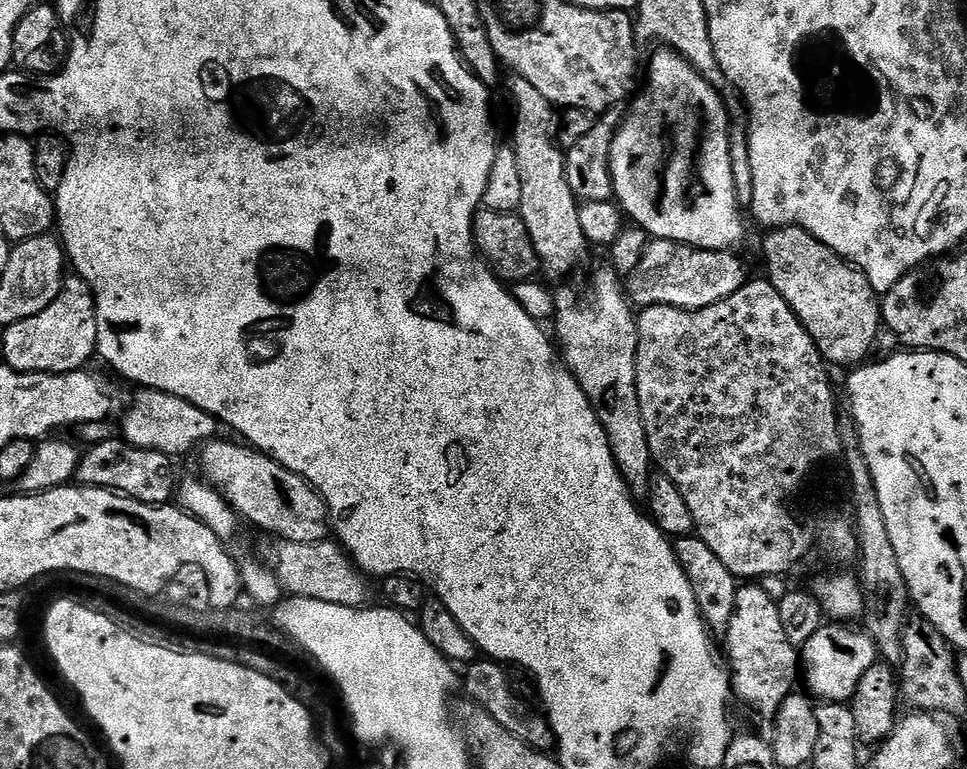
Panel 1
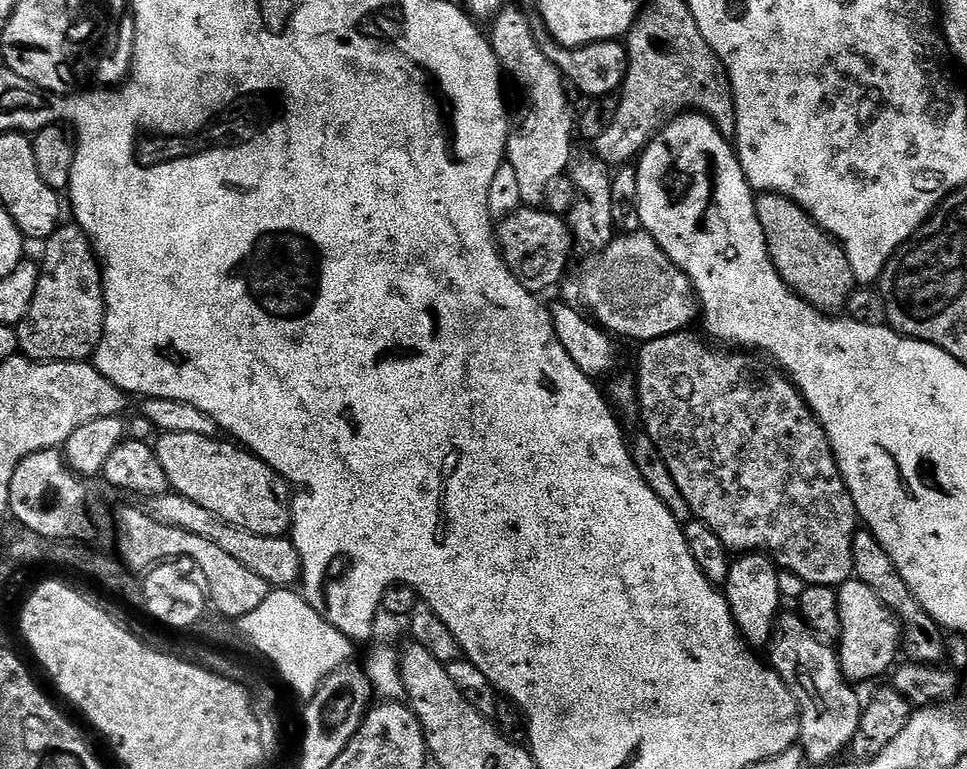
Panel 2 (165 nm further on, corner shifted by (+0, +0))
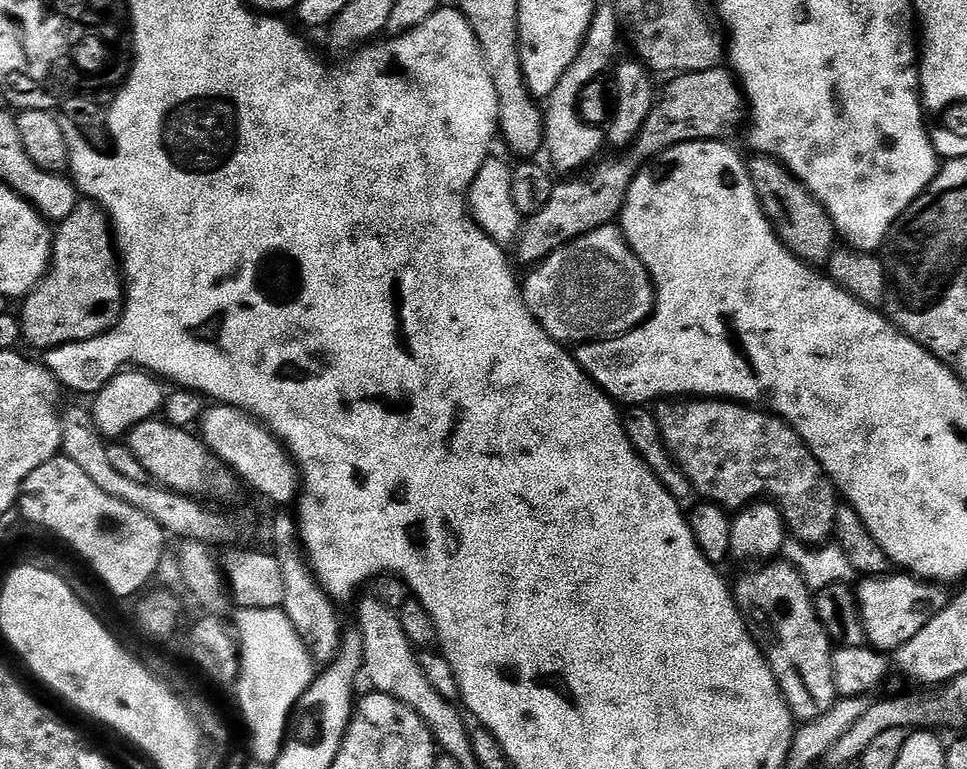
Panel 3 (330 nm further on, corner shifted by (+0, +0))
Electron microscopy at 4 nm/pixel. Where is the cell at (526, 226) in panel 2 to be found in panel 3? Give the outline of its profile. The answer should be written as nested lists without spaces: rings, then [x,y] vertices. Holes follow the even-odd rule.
[[[721,66],[718,68],[711,68],[710,70],[702,70],[701,72],[681,72],[679,74],[673,75],[671,77],[672,80],[668,85],[665,86],[664,89],[659,89],[658,95],[655,97],[652,112],[649,113],[646,118],[644,125],[640,127],[640,131],[636,133],[634,139],[627,145],[626,151],[628,153],[625,154],[621,160],[608,160],[605,164],[597,163],[595,166],[589,167],[587,169],[586,175],[588,175],[588,180],[576,180],[580,178],[564,178],[561,182],[553,183],[552,193],[550,194],[550,198],[546,202],[546,206],[542,206],[542,210],[538,210],[538,214],[534,214],[533,216],[527,217],[523,221],[520,235],[518,239],[515,241],[514,249],[516,248],[516,252],[520,255],[520,260],[524,264],[528,264],[527,266],[539,266],[543,260],[547,258],[550,254],[554,254],[558,249],[563,246],[563,244],[569,244],[570,242],[574,242],[578,238],[582,238],[586,234],[590,234],[594,230],[598,230],[602,226],[606,226],[607,224],[613,223],[619,217],[620,211],[624,208],[624,199],[628,197],[628,187],[632,184],[632,179],[640,172],[641,168],[652,163],[653,160],[656,159],[657,156],[662,155],[663,152],[668,152],[674,146],[678,146],[679,144],[685,144],[686,142],[694,142],[695,140],[723,140],[727,141],[728,136],[732,136],[736,131],[739,130],[740,127],[743,129],[746,124],[746,101],[744,99],[744,93],[733,73],[729,71],[727,67]]]

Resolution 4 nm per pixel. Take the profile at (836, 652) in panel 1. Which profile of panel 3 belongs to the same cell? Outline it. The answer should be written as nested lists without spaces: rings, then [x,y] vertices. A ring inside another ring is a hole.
[[[889,574],[873,576],[859,581],[860,588],[855,589],[856,601],[860,604],[860,617],[864,623],[864,634],[871,647],[885,653],[895,653],[901,648],[930,618],[934,618],[948,604],[950,592],[947,587],[936,582],[919,579],[911,574]]]

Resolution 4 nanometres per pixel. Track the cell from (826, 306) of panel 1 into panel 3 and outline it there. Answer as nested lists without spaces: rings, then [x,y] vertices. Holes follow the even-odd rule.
[[[753,155],[747,161],[748,177],[764,217],[771,222],[781,244],[793,252],[798,259],[813,266],[820,266],[827,261],[837,247],[838,233],[824,209],[812,191],[792,173],[786,165],[774,159],[773,156]]]

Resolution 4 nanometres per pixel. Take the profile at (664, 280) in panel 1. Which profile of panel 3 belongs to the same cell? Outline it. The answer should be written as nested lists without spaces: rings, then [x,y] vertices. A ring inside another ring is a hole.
[[[615,223],[563,244],[522,280],[524,307],[557,344],[579,346],[623,336],[652,315],[656,289]]]

